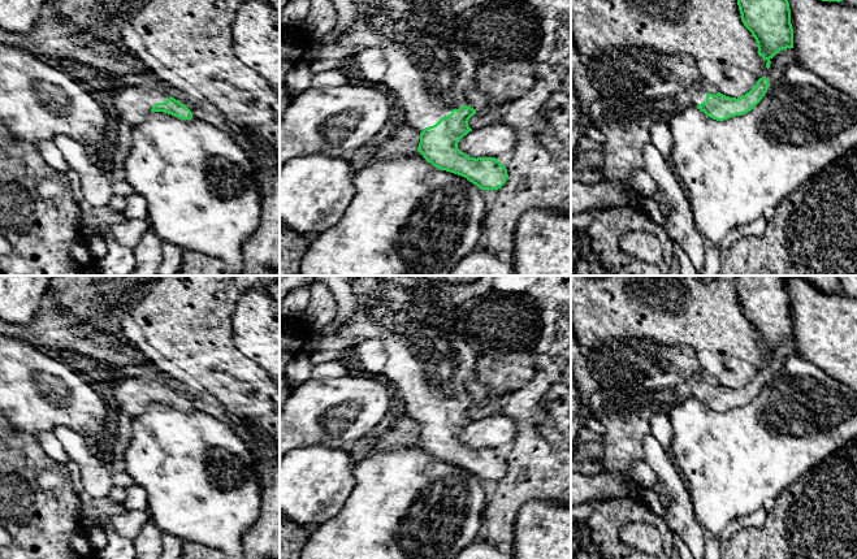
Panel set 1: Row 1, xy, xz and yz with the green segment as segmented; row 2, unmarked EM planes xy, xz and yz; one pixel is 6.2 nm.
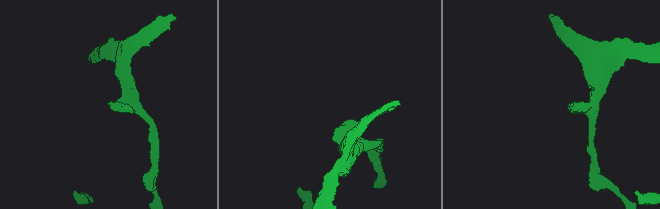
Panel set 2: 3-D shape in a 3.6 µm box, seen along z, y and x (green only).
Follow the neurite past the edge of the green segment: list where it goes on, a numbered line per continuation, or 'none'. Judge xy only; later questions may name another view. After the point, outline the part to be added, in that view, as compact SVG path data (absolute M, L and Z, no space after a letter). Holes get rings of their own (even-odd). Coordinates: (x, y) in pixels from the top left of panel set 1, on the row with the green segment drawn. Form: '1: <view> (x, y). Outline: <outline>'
1: xy (133, 103). Outline: M143 83L118 86L113 90L113 108L118 120L125 121L131 127L142 124L151 109L157 103L169 99L161 88L155 88Z

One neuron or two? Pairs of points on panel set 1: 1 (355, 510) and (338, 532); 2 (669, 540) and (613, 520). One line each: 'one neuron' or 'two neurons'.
1: one neuron
2: one neuron

